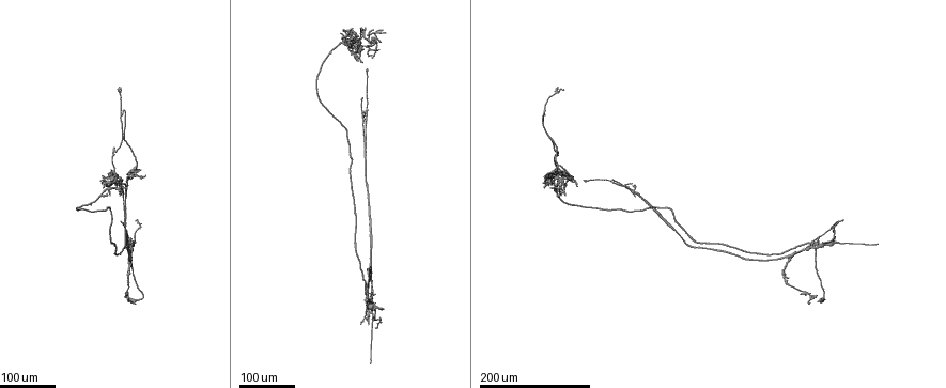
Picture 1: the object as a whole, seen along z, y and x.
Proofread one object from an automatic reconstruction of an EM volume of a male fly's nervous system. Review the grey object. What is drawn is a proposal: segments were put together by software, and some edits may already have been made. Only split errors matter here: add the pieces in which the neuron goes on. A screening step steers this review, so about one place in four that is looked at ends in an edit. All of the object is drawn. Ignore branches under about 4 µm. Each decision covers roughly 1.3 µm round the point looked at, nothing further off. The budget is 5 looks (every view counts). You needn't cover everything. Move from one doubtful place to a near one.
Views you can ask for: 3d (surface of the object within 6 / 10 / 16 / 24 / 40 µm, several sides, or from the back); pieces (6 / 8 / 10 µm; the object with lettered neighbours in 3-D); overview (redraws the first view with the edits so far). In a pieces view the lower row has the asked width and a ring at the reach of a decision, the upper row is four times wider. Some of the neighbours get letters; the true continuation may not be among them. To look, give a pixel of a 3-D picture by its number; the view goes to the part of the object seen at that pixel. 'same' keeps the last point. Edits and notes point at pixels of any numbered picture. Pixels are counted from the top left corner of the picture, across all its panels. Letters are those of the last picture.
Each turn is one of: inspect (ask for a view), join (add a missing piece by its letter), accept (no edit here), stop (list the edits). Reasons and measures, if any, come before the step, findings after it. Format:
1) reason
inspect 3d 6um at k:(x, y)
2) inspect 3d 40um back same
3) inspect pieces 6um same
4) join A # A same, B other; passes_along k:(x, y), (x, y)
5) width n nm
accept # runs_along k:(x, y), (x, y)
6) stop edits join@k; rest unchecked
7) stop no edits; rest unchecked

branch stops here
inspect 3d 40um at 1:(104, 182)

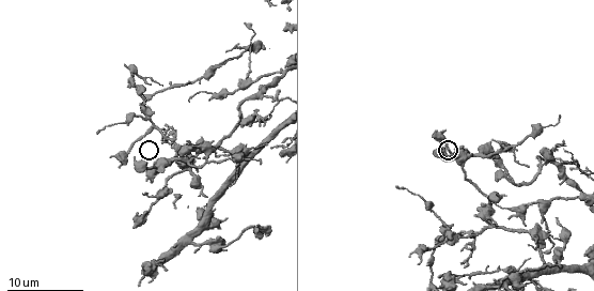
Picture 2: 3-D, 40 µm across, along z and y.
what lies round it
inspect pieces 6um at 2:(134, 159)

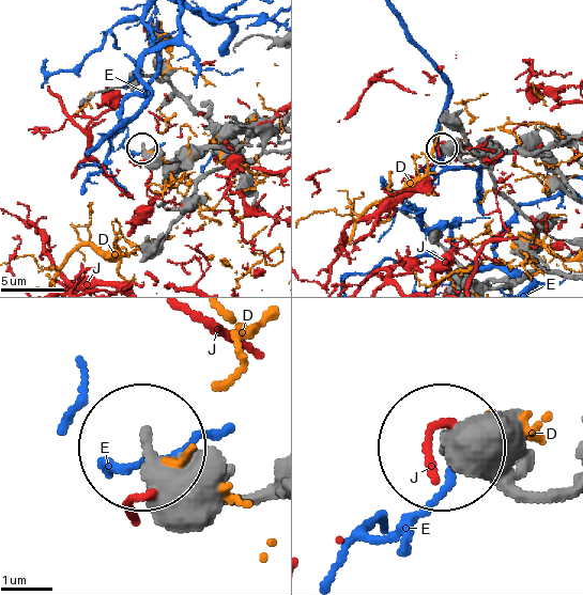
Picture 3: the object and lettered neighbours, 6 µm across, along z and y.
width 310 nm
accept # D other, E other, J other; none of them fits

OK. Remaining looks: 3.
free end
inspect 3d 40um at 1:(370, 44)

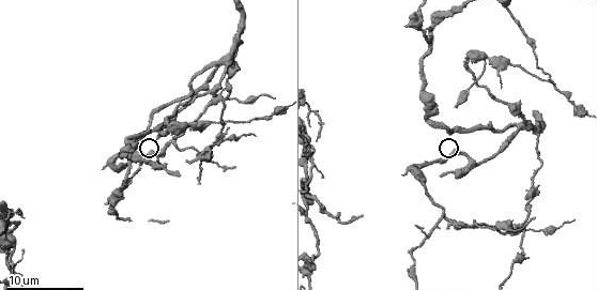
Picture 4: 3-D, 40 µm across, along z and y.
what lies round it
inspect pieces 8um at 4:(440, 175)

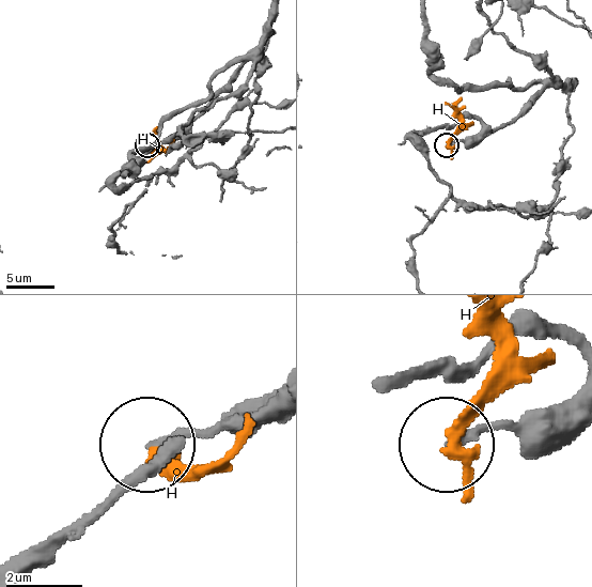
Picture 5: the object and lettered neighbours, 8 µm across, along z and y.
accept # H other; no lettered piece goes on from it

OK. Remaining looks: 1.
an open end
inspect pieces 10um at 4:(361, 216)

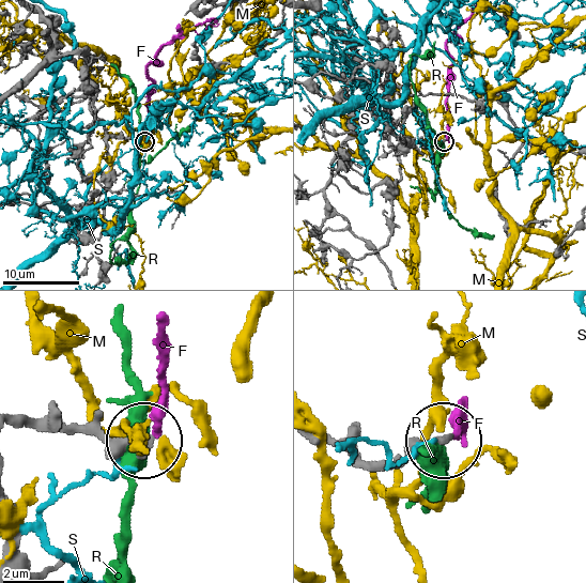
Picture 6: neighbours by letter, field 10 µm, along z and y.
accept # F other, M other, R other, S other; no lettered piece goes on from it

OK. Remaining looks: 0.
stop no edits; rest unchecked

